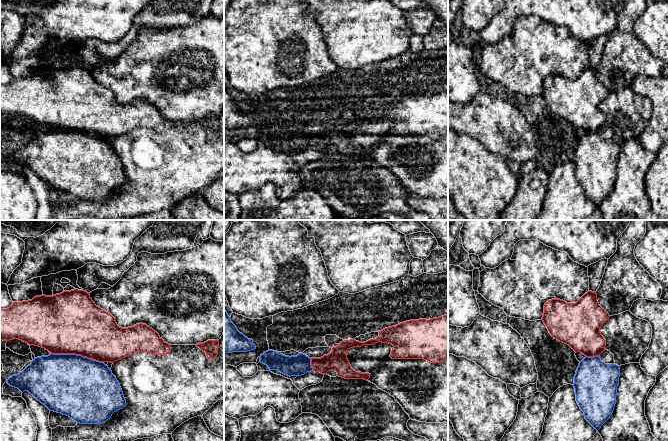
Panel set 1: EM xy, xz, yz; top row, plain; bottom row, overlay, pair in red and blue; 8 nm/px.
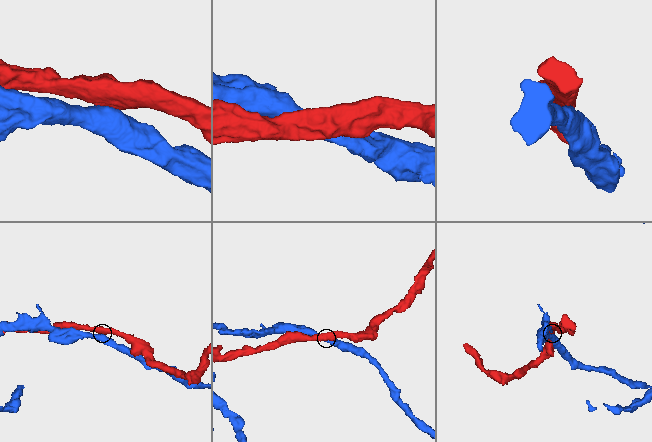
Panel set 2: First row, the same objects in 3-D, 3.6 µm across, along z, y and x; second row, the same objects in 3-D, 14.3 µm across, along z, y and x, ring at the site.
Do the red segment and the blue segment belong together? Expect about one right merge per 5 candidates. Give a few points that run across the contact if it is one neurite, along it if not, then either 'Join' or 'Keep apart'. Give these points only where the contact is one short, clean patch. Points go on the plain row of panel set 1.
Line: xy (51, 128), (75, 129), (102, 138). Keep apart

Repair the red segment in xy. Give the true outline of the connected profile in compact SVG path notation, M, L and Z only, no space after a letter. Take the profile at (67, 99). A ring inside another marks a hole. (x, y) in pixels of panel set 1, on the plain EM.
M78 65L53 72L36 72L0 85L0 116L12 115L45 124L52 130L76 130L111 139L136 128L160 132L171 128L171 121L152 104L142 99L128 104L119 103L110 89L95 81L89 69Z

